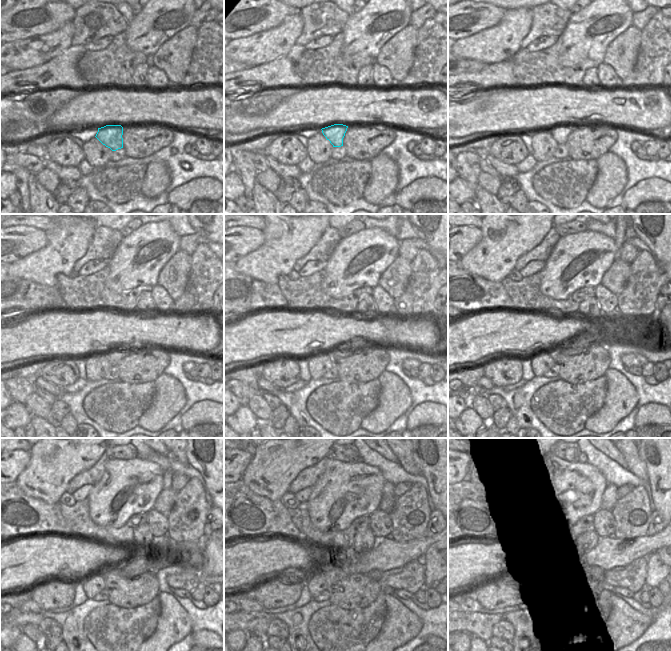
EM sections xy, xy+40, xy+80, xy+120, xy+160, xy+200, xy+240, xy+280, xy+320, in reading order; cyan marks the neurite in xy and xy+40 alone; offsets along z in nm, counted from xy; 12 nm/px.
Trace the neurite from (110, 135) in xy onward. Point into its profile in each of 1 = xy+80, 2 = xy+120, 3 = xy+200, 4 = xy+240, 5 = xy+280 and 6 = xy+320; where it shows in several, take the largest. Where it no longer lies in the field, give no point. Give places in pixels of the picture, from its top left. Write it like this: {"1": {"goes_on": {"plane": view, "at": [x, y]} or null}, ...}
{"1": {"goes_on": {"plane": "xy+80", "at": [560, 133]}}, "2": {"goes_on": {"plane": "xy+120", "at": [114, 356]}}, "3": {"goes_on": {"plane": "xy+200", "at": [586, 339]}}, "4": {"goes_on": {"plane": "xy+240", "at": [162, 552]}}, "5": {"goes_on": {"plane": "xy+280", "at": [386, 554]}}, "6": {"goes_on": {"plane": "xy+320", "at": [610, 554]}}}

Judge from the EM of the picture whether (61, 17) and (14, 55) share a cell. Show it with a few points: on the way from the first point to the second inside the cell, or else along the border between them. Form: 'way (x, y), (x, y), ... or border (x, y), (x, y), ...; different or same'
border (60, 27), (51, 32), (15, 41); different

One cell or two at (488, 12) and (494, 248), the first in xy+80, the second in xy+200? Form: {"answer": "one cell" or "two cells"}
{"answer": "two cells"}

